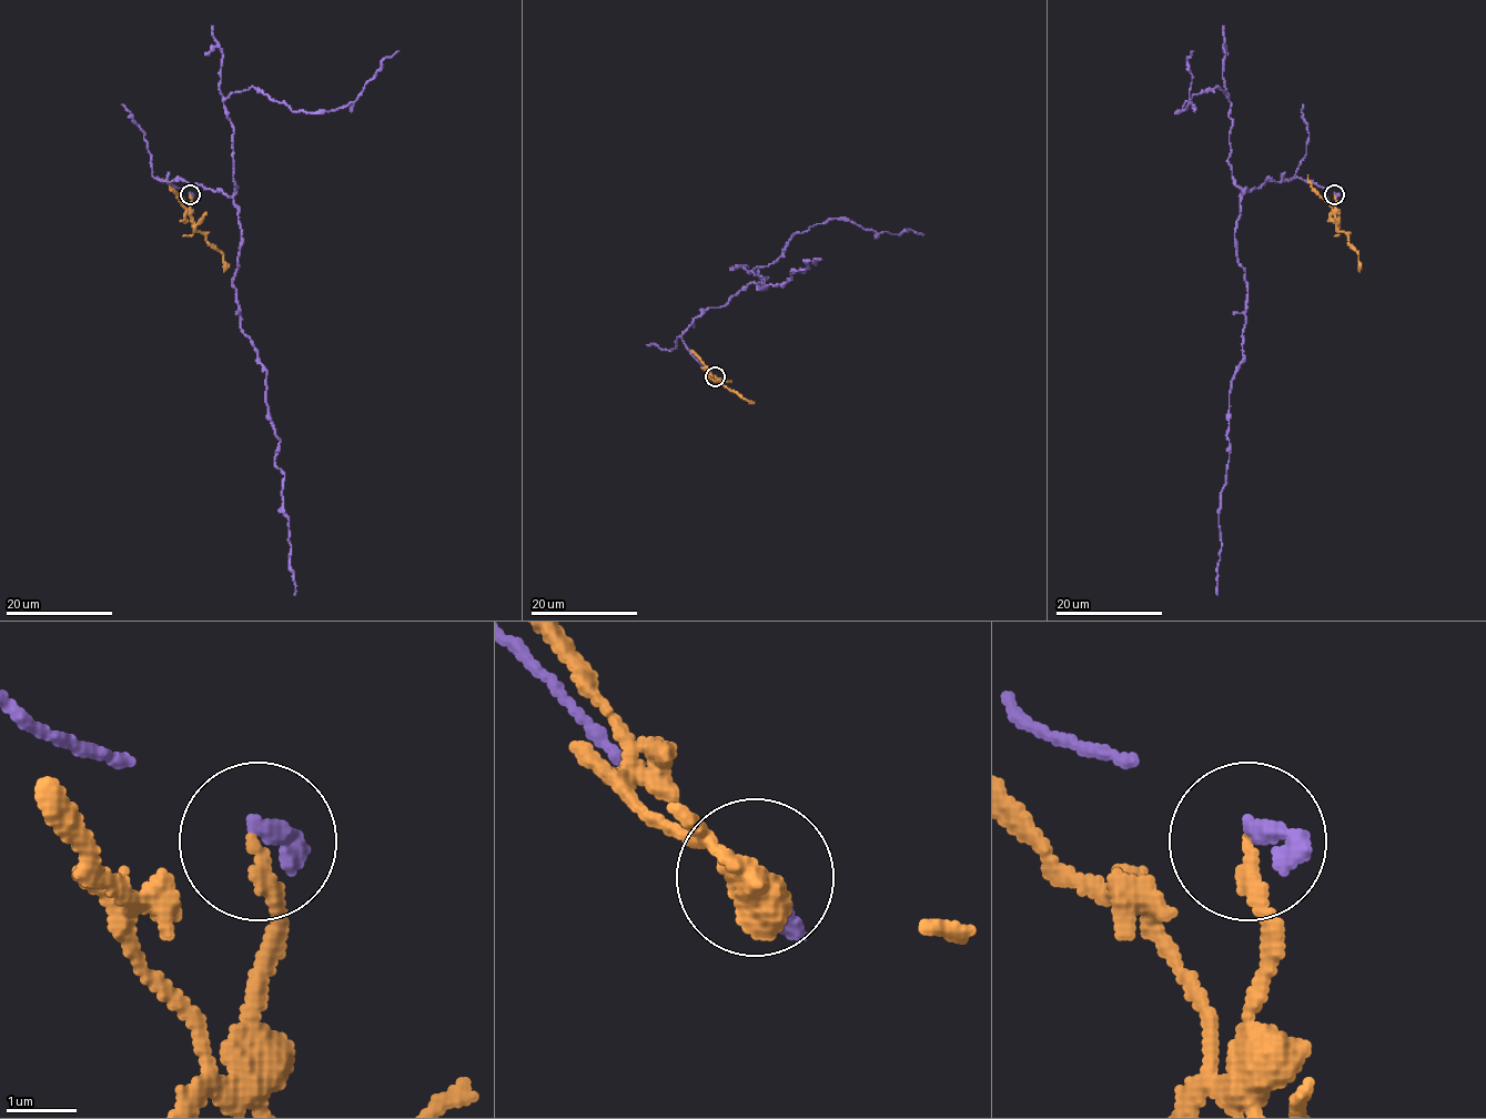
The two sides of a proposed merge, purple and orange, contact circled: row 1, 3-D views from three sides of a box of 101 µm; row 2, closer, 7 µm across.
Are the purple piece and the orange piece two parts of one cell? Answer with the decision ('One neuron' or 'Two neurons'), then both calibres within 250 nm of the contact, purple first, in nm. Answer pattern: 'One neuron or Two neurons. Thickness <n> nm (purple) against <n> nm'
Two neurons. Thickness 300 nm (purple) against 200 nm

